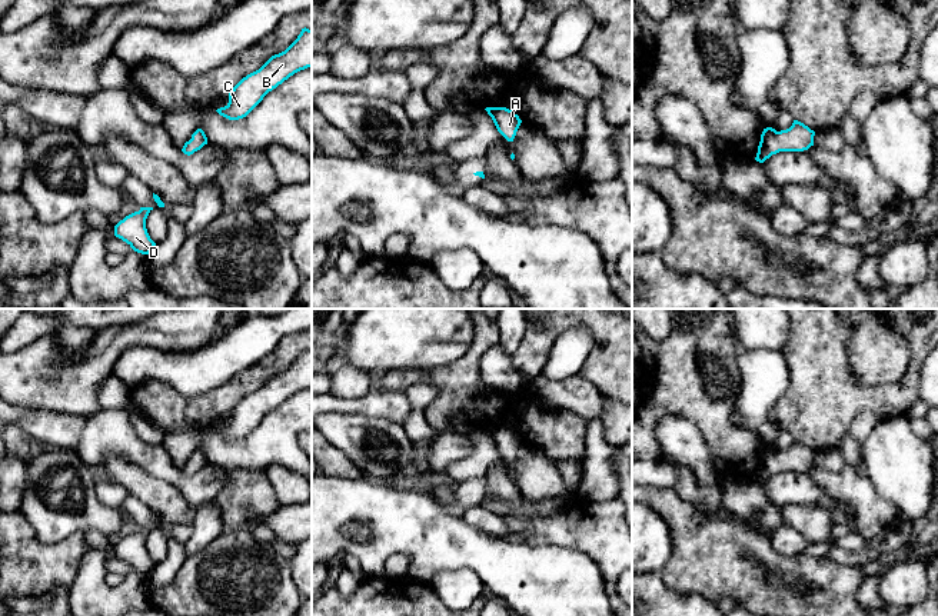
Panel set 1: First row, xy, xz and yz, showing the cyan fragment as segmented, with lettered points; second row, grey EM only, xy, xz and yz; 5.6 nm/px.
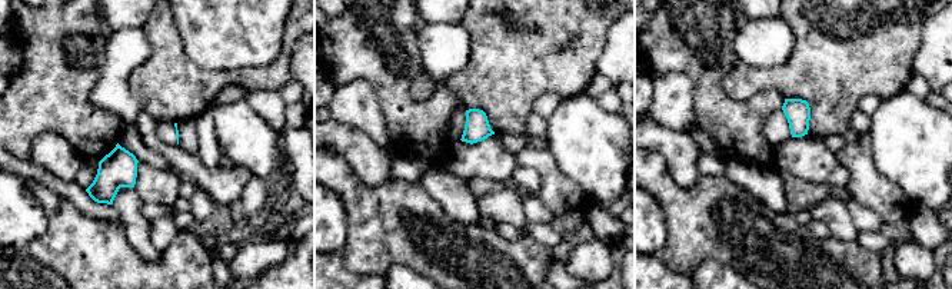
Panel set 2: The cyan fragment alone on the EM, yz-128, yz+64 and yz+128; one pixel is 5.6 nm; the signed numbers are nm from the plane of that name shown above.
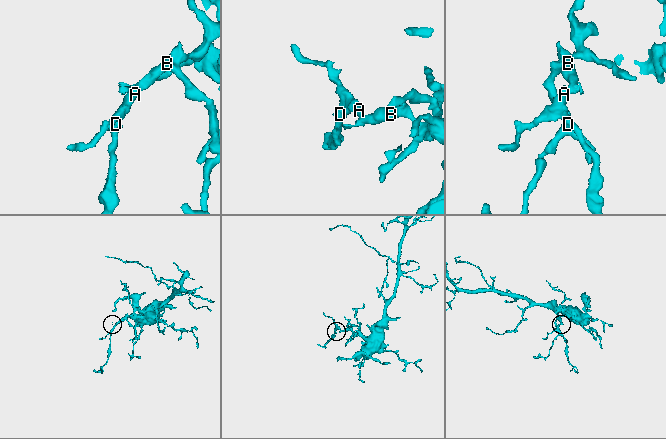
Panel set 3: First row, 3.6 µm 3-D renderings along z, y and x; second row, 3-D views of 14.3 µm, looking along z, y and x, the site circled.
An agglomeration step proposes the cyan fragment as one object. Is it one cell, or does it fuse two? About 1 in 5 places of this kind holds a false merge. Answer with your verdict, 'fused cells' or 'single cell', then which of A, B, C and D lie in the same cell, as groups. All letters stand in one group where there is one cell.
single cell | A B C D

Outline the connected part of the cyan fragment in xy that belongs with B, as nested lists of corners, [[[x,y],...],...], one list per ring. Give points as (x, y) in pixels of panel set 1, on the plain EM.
[[[305,347],[285,372],[243,397],[229,413],[229,423],[216,432],[229,440],[243,439],[269,412],[307,387],[312,387],[312,350]]]

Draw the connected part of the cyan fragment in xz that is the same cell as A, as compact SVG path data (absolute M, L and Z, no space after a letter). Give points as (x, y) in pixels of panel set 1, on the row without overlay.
M486 427L485 430L492 437L498 452L508 462L513 462L516 452L522 443L519 436L506 427Z

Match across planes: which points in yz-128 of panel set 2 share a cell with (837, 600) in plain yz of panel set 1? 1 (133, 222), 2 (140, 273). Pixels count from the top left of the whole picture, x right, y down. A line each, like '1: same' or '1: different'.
1: different
2: same

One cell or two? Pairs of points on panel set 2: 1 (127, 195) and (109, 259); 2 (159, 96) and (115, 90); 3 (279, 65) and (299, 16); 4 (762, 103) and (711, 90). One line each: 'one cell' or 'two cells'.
1: two cells
2: two cells
3: one cell
4: one cell

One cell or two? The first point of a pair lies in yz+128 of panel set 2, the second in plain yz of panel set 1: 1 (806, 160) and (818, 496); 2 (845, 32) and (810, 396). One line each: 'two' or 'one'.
1: one
2: one

